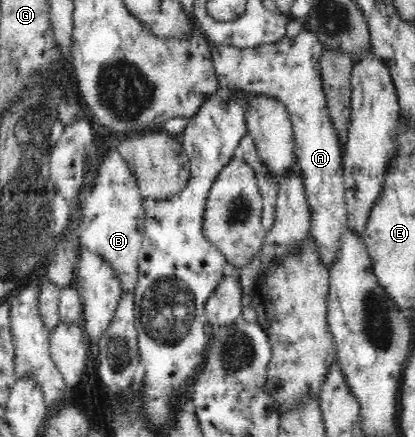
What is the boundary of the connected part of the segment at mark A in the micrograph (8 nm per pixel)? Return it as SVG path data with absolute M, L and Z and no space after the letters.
M305 27L295 37L285 37L257 48L239 49L225 44L210 46L221 87L243 90L250 95L267 94L283 102L287 108L294 133L296 164L303 176L311 210L310 232L319 258L330 269L338 258L342 233L349 227L341 143L331 122L322 86L320 59L323 49L319 38Z

